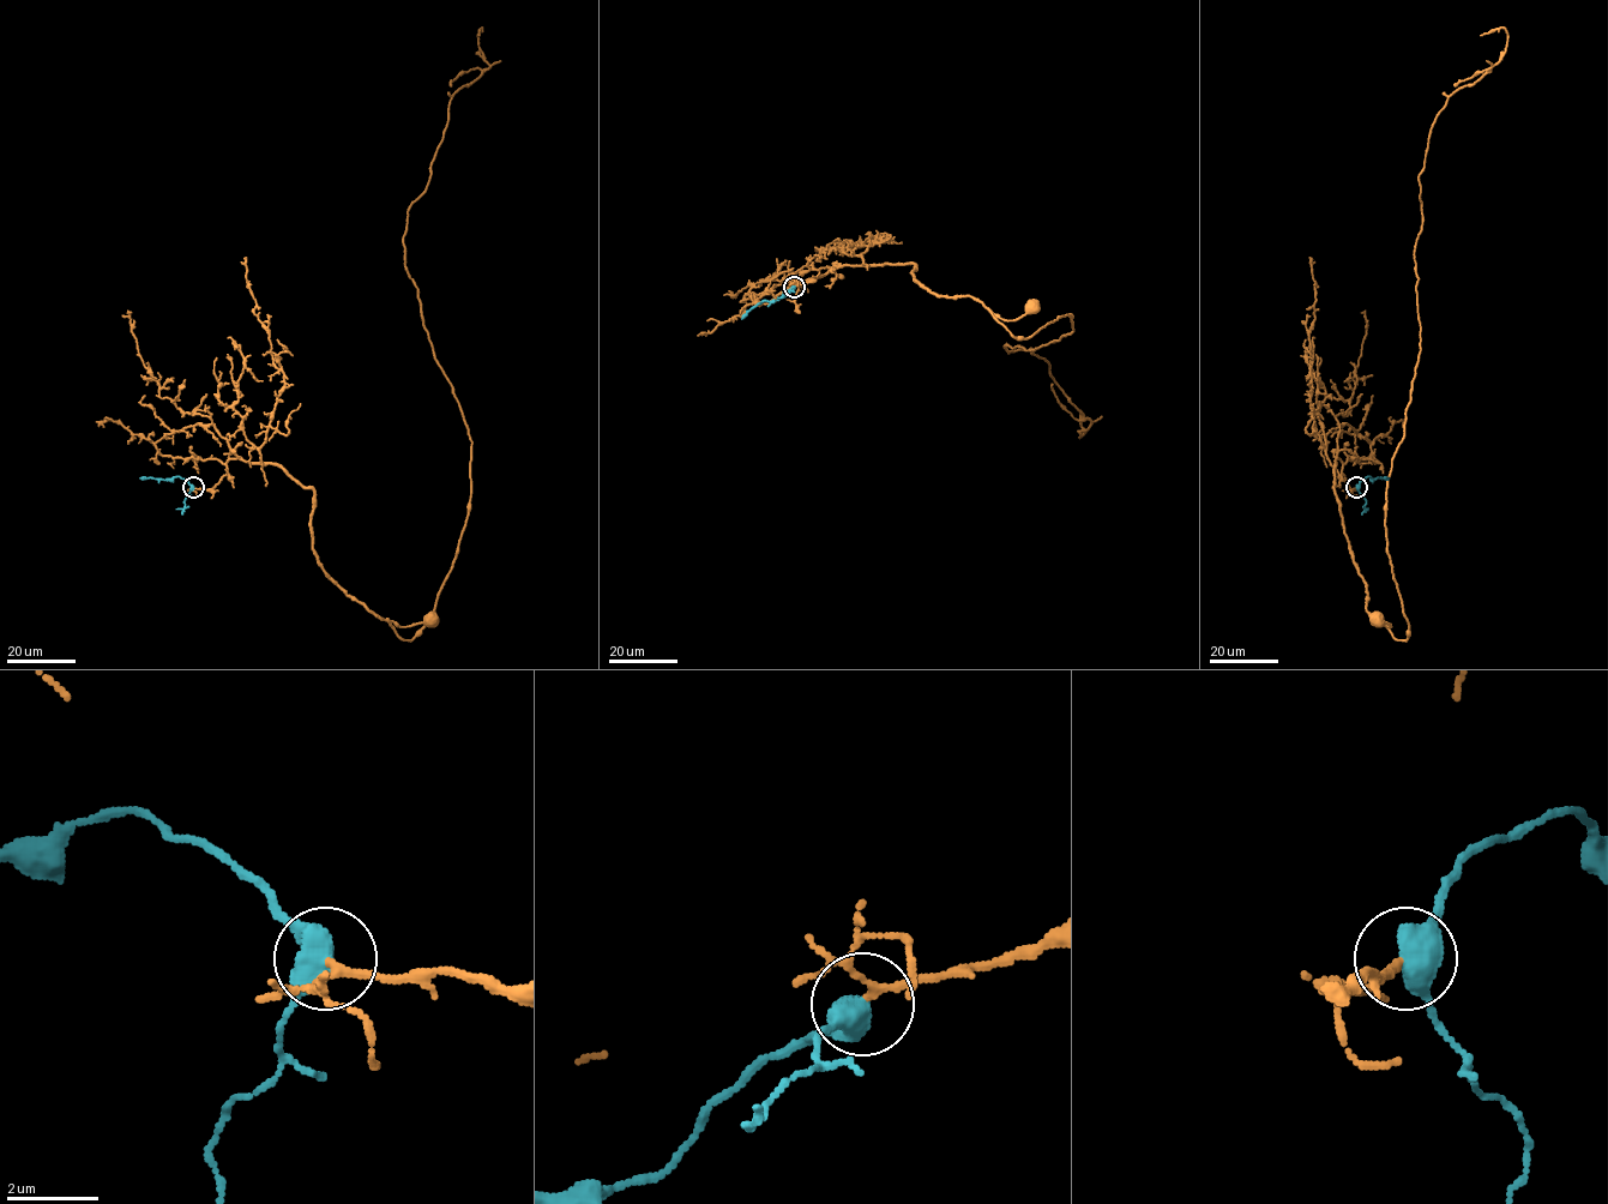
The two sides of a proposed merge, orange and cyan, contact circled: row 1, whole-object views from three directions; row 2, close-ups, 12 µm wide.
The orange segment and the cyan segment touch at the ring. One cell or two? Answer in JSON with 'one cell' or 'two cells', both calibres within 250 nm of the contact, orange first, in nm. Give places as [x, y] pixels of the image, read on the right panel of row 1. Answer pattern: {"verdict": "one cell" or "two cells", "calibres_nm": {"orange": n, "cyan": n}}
{"verdict": "one cell", "calibres_nm": {"orange": 140, "cyan": 550}}

